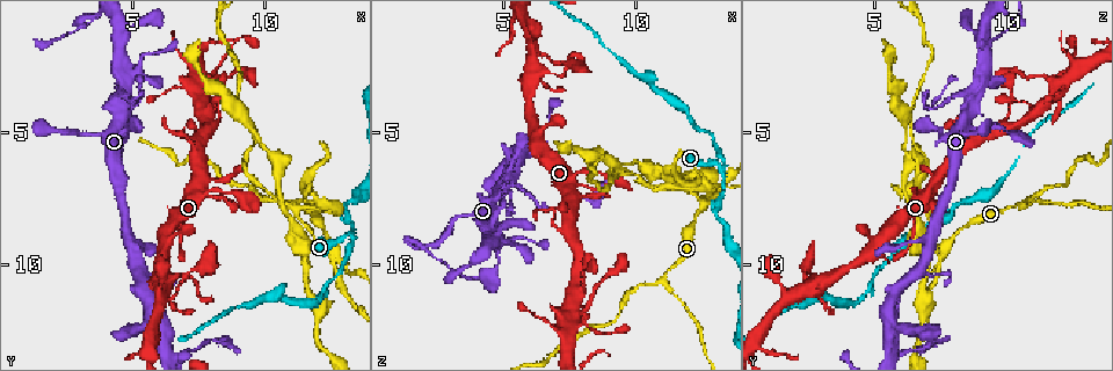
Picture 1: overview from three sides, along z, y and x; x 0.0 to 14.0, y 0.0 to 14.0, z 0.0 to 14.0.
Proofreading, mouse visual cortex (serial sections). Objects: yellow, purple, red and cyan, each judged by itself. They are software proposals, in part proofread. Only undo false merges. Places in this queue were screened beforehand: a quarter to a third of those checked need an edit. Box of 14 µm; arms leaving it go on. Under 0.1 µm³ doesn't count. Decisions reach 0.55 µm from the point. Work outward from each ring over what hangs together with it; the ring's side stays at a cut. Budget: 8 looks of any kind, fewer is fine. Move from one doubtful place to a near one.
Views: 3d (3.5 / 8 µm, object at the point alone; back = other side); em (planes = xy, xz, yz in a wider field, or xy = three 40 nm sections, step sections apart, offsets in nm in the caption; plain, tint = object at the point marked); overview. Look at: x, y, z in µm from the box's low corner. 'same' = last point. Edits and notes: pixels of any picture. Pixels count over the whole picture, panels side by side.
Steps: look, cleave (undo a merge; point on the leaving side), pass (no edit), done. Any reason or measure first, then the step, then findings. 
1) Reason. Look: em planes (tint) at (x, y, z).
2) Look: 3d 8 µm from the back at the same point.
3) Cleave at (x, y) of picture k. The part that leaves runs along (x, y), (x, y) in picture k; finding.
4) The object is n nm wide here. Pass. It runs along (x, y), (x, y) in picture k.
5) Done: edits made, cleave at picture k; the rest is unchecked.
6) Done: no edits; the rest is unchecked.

Look: 3d 8 µm at (10.9, 7.8, 10.6).

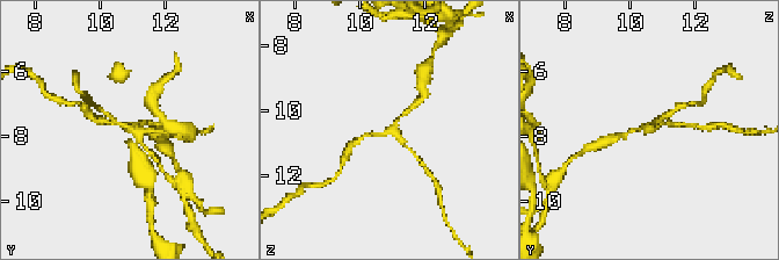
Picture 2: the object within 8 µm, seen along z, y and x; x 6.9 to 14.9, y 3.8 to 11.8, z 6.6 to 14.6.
3 arms meet here; the arms are 150, 150, 150 nm wide. Look: em xy step 2 (tint) at (11.0, 7.7, 10.6).

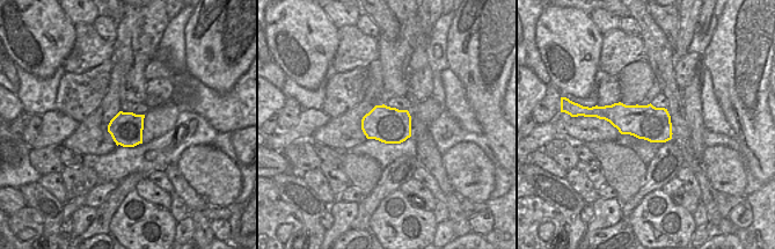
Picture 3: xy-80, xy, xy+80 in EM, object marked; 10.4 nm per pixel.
Pass. It runs along (412, 106), (388, 131), (361, 138) in picture 2; one cell here.

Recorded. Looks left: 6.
Three arms meet. Look: 3d 3.5 µm at (7.6, 3.1, 12.3).

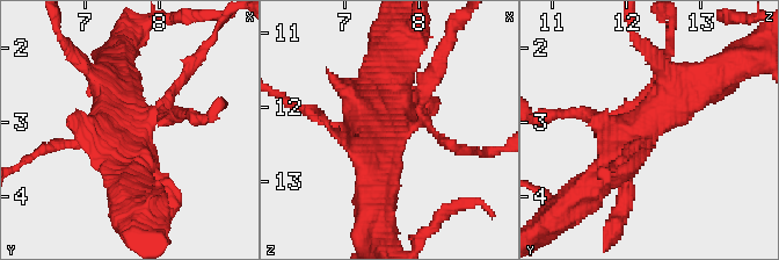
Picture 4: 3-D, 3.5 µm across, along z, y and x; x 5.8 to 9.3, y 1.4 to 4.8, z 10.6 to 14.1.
Look: em xy step 5 (tint) at (7.60, 3.15, 12.25).

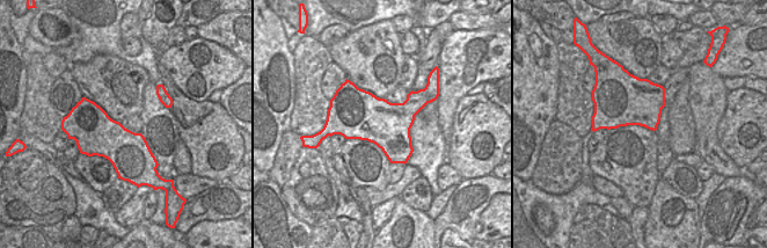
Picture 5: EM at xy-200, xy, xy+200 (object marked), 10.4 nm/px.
Cleave at (423, 77) of picture 4. The part that leaves runs along (419, 123), (422, 85), (450, 31) in picture 4; a second cell is stuck on.

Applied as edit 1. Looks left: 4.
Branch point. Look: 3d 8 µm at (4.7, 3.8, 8.7).

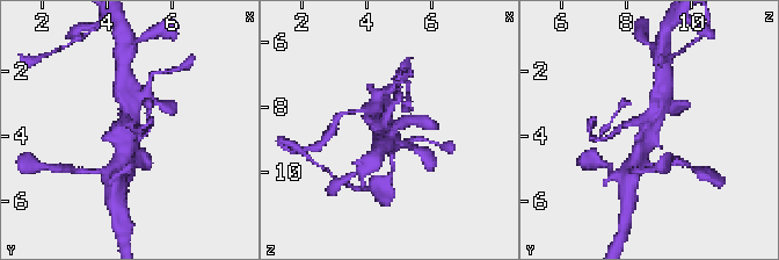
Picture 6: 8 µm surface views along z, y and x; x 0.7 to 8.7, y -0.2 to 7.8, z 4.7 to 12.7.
Look: 3d 3.5 µm at (4.7, 3.9, 8.7).

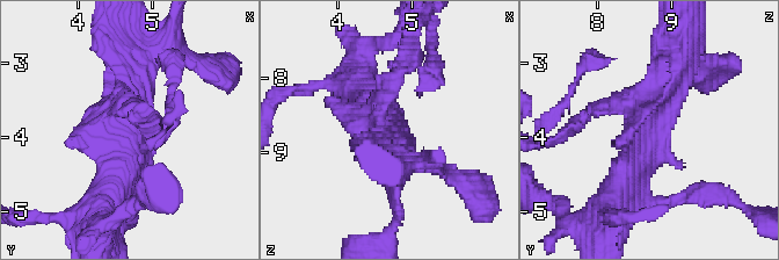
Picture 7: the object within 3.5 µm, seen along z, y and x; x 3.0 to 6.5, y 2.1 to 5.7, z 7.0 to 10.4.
Pass. It runs along (616, 190), (655, 123), (678, 56) in picture 7; continuous, no second cell.

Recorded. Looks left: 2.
Look: 3d 8 µm from the back at (3.4, 0.9, 10.3).

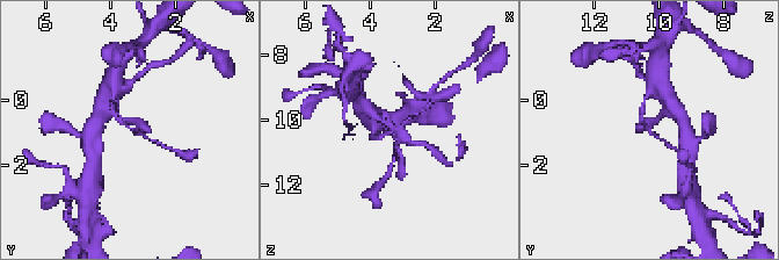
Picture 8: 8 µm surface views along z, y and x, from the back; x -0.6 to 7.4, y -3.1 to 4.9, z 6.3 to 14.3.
Look: em planes (tint) at (3.3, 0.9, 10.4).

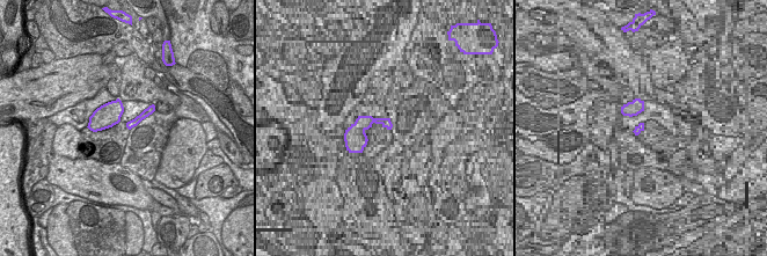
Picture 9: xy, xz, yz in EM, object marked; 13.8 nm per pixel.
Pass. It runs along (152, 107), (129, 126) in picture 9; one cell here.

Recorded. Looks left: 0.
Done: edits made, cleave at picture 4; the rest is unchecked.

